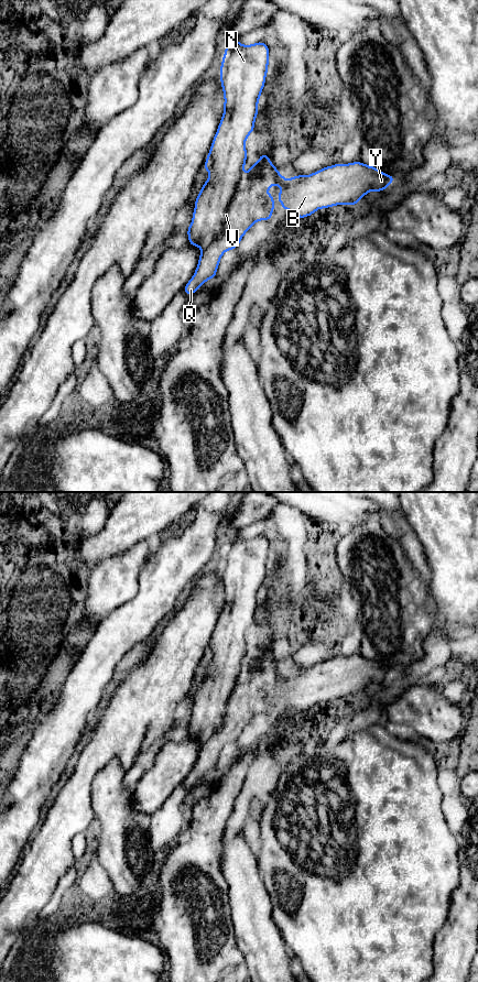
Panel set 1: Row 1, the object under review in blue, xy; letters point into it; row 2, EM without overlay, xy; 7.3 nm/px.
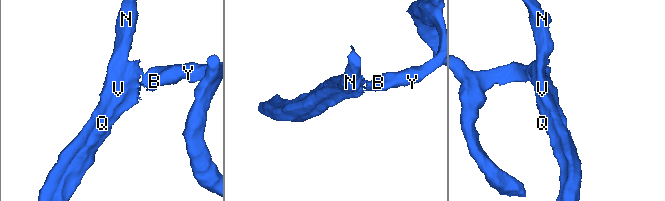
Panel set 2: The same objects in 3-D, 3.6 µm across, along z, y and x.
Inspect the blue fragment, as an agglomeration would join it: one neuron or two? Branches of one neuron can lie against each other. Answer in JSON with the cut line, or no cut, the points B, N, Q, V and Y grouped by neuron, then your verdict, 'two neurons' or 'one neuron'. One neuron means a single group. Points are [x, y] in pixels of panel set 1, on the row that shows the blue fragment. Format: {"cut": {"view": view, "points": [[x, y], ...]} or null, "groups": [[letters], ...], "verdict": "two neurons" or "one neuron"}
{"cut": null, "groups": [["B", "N", "Q", "V", "Y"]], "verdict": "one neuron"}

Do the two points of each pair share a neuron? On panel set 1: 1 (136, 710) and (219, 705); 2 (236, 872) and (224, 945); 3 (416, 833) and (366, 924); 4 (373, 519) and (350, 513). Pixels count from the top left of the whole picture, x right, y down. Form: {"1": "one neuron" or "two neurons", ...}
{"1": "two neurons", "2": "two neurons", "3": "one neuron", "4": "two neurons"}

